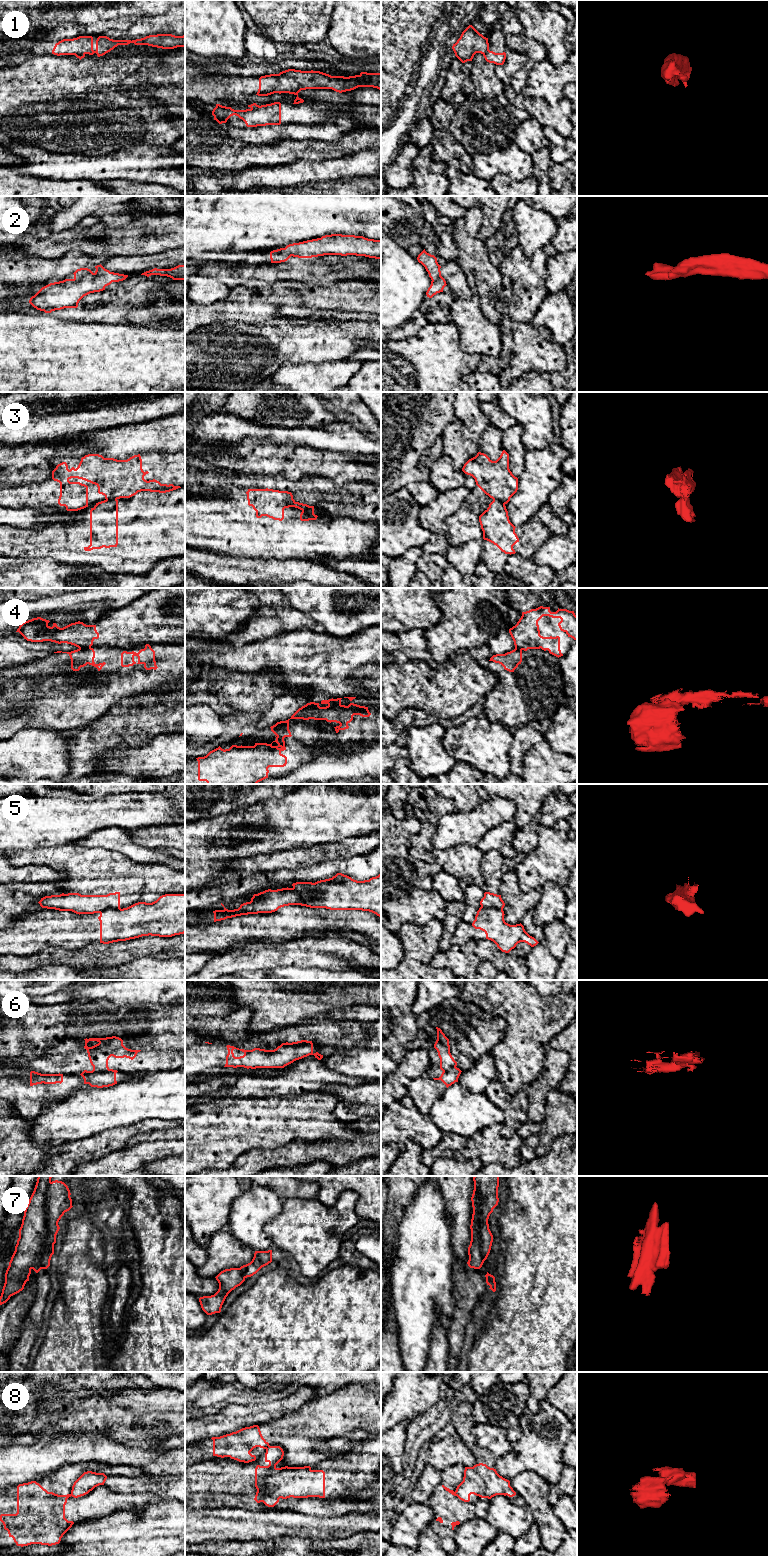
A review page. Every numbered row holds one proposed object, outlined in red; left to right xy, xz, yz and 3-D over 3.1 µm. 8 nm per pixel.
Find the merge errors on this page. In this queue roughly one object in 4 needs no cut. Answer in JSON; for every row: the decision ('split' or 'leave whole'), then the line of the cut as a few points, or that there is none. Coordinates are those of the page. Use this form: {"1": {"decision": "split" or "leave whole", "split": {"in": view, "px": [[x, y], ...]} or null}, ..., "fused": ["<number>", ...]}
{"1": {"decision": "split", "split": {"in": "yz", "px": [[489, 50], [483, 55]]}}, "2": {"decision": "leave whole", "split": null}, "3": {"decision": "split", "split": {"in": "xz", "px": [[302, 510], [313, 513]]}}, "4": {"decision": "split", "split": {"in": "xz", "px": [[273, 725], [288, 728]]}}, "5": {"decision": "split", "split": {"in": "xy", "px": [[120, 908], [106, 908], [98, 912]]}}, "6": {"decision": "split", "split": {"in": "xy", "px": [[108, 1068], [105, 1070], [93, 1070]]}}, "7": {"decision": "split", "split": {"in": "xy", "px": [[51, 1182], [46, 1193], [46, 1241], [40, 1256], [41, 1268]]}}, "8": {"decision": "split", "split": {"in": "xz", "px": [[269, 1445], [266, 1449]]}}, "fused": ["1", "3", "4", "5", "6", "7", "8"]}

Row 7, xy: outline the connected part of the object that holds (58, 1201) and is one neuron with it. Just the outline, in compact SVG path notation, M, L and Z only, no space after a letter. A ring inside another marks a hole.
M55 1180L50 1183L46 1193L47 1237L44 1251L40 1256L42 1269L47 1269L50 1266L56 1235L60 1229L58 1222L64 1213L73 1207L70 1195L70 1190L64 1182Z

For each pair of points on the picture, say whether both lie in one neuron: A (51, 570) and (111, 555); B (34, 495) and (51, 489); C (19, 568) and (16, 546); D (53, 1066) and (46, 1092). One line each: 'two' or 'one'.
A: two
B: one
C: two
D: two

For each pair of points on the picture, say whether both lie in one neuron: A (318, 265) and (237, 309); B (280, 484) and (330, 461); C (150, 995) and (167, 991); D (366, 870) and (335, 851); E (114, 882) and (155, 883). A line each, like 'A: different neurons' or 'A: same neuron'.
A: different neurons
B: different neurons
C: same neuron
D: different neurons
E: same neuron

